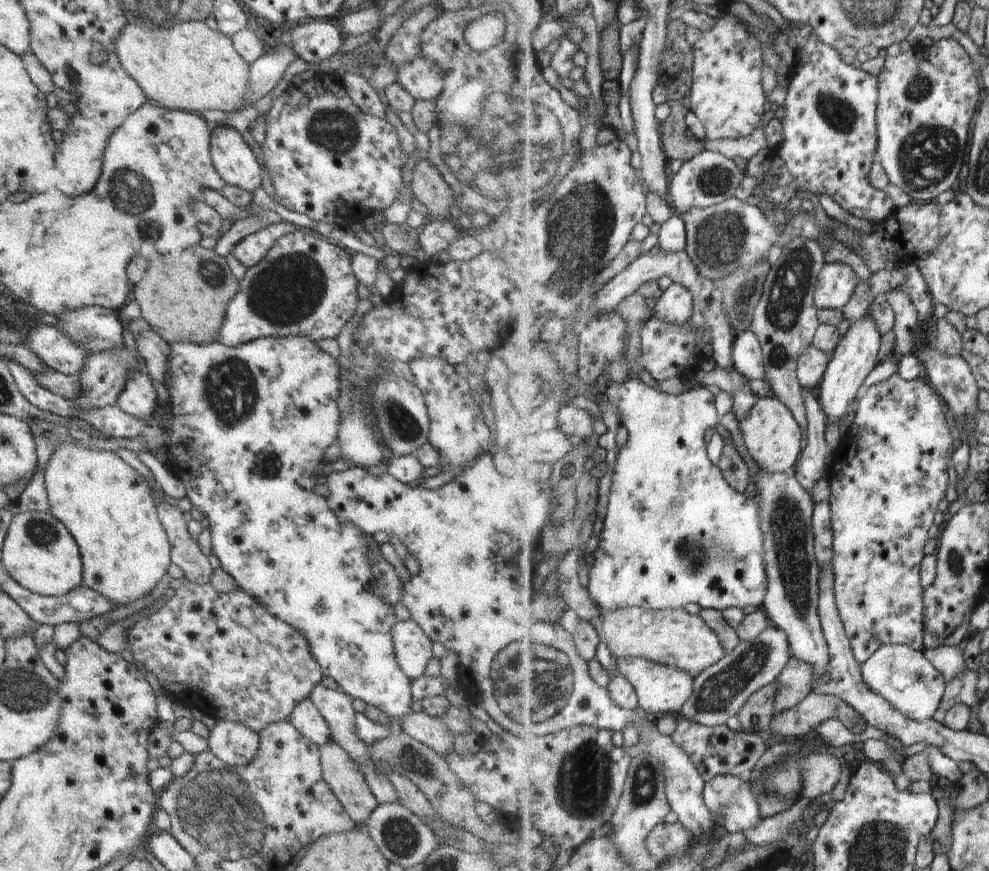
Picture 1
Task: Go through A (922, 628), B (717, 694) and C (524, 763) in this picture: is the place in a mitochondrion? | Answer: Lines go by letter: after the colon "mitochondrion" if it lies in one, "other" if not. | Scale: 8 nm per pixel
A: other
B: mitochondrion
C: other

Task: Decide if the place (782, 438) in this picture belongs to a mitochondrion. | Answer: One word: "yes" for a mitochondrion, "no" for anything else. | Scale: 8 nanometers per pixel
no

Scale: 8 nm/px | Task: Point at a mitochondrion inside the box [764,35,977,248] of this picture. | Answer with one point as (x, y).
(926, 158)

